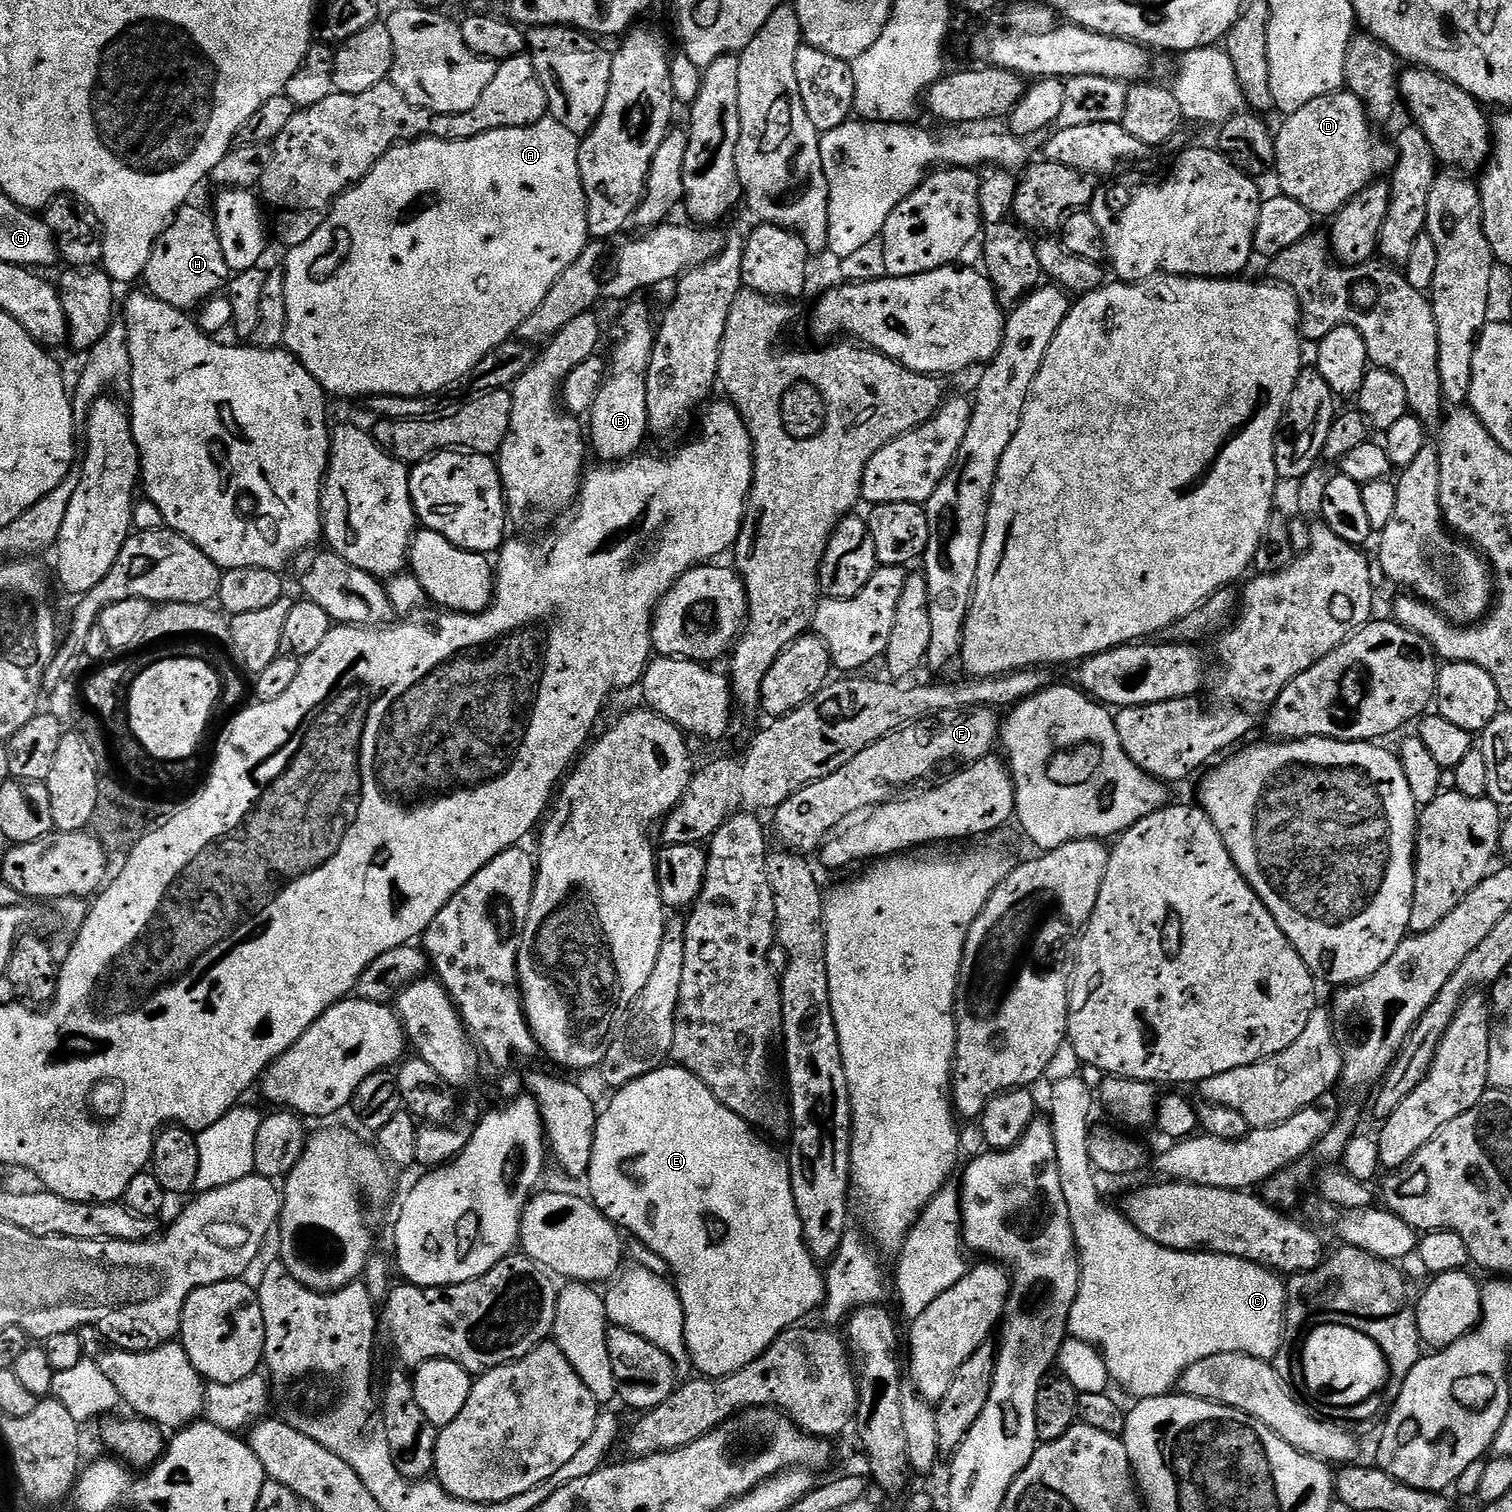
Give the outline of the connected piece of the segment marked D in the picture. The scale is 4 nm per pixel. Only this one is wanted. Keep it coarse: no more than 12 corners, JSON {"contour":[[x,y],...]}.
{"contour":[[1314,98],[1275,133],[1279,191],[1331,217],[1376,176],[1363,101]]}

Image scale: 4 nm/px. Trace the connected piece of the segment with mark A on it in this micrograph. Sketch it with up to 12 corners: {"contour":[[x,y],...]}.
{"contour":[[545,118],[397,144],[287,249],[329,397],[461,383],[590,242]]}

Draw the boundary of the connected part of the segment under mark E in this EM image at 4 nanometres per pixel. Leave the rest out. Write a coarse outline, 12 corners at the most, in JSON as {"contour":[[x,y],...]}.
{"contour":[[666,1064],[587,1195],[662,1257],[697,1369],[824,1303],[791,1163]]}

